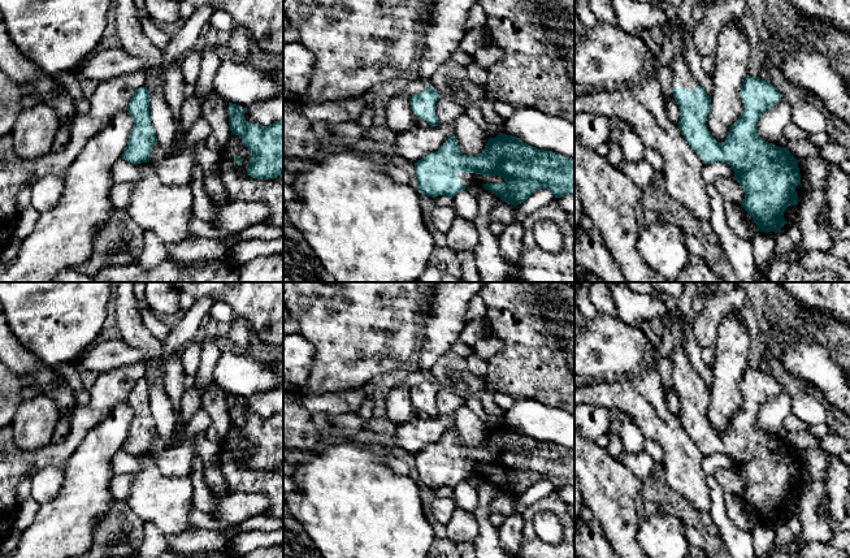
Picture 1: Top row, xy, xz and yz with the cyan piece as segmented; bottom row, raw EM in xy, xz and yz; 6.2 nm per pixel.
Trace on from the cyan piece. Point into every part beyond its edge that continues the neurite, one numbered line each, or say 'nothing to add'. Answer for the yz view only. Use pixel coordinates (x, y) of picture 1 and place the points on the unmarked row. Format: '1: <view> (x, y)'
1: yz (682, 370)

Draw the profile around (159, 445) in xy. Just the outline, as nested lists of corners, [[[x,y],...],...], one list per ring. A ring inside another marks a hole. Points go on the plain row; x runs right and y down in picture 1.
[[[156,434],[152,438],[152,446],[151,446],[149,454],[156,458],[156,457],[161,455],[165,449],[166,449],[165,441],[159,434]]]

